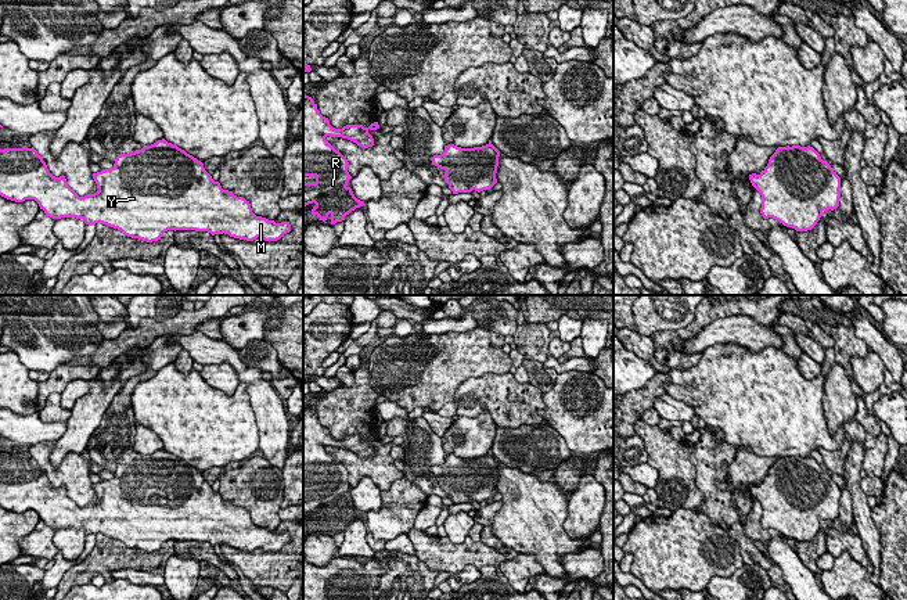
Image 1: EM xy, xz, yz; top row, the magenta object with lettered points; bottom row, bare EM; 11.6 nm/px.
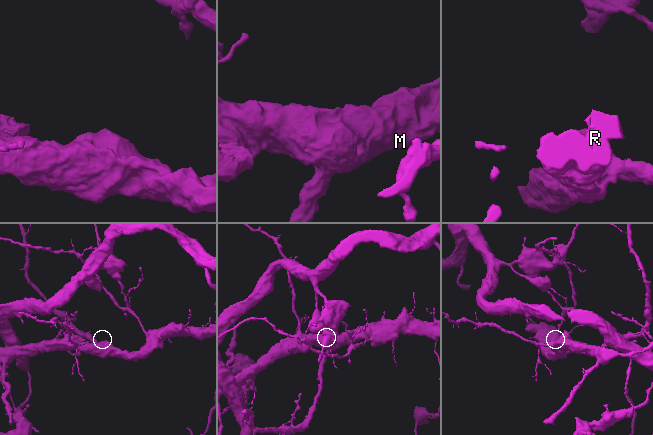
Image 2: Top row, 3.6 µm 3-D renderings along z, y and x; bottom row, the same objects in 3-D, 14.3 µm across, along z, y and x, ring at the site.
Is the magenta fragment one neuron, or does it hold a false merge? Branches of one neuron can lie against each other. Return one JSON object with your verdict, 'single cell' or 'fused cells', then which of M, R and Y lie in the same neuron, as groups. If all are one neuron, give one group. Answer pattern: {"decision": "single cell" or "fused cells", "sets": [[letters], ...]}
{"decision": "single cell", "sets": [["M", "R", "Y"]]}

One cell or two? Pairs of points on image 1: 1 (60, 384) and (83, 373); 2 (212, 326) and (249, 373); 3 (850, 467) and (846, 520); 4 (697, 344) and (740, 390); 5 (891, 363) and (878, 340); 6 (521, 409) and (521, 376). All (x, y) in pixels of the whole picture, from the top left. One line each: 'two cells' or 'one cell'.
1: one cell
2: two cells
3: two cells
4: two cells
5: one cell
6: two cells

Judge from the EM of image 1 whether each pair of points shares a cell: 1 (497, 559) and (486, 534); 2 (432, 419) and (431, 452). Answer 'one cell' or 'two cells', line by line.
1: two cells
2: two cells

